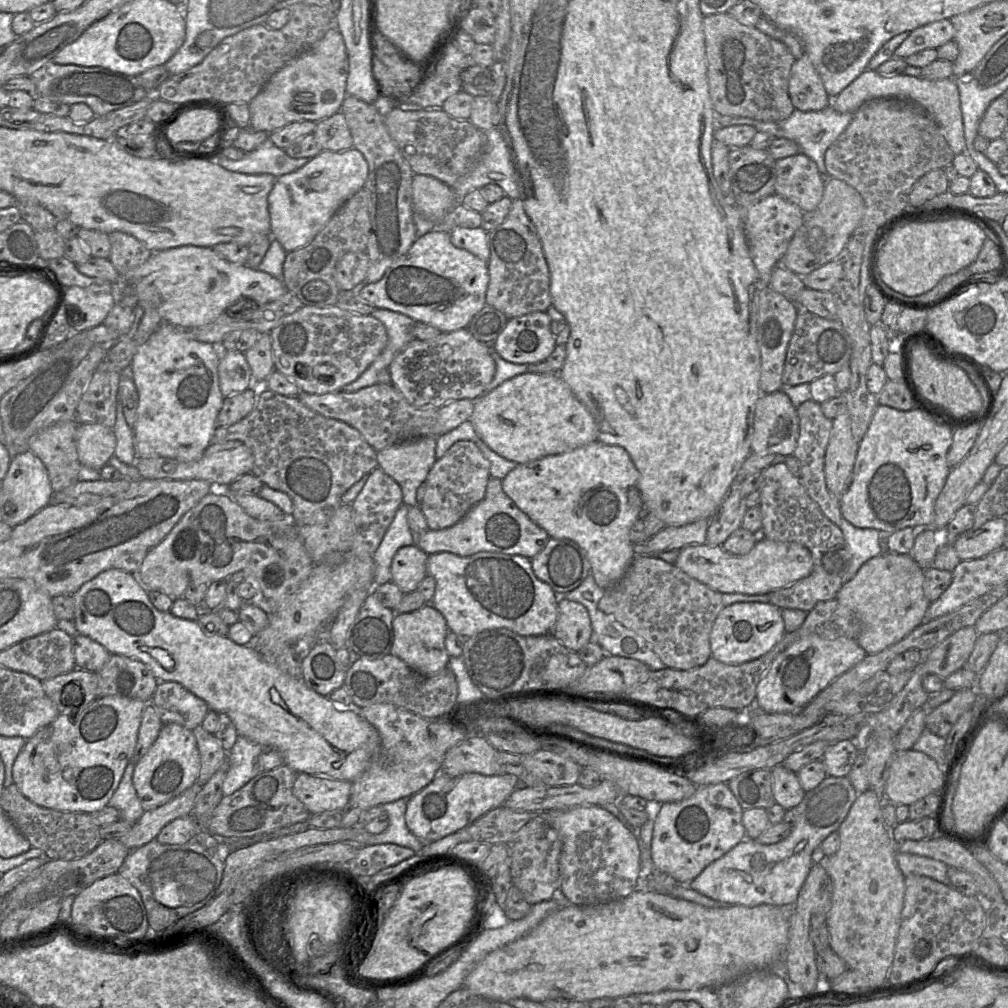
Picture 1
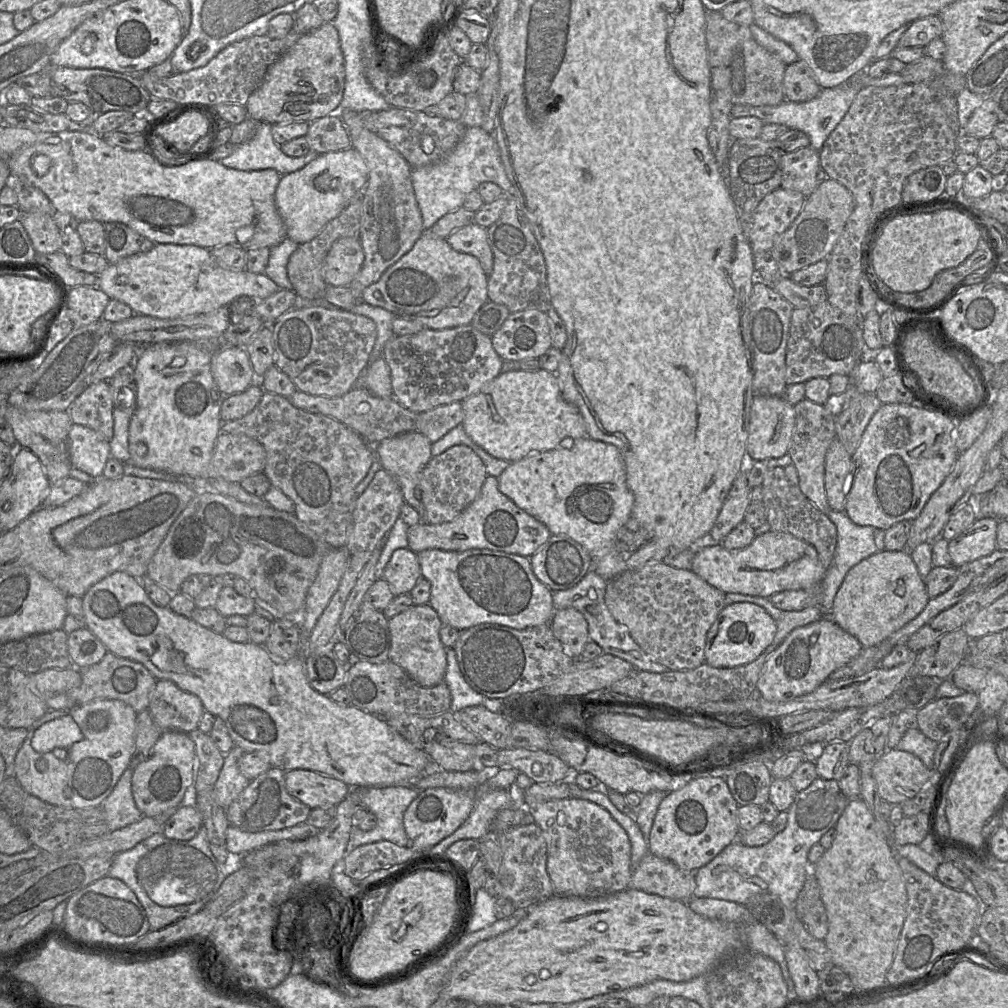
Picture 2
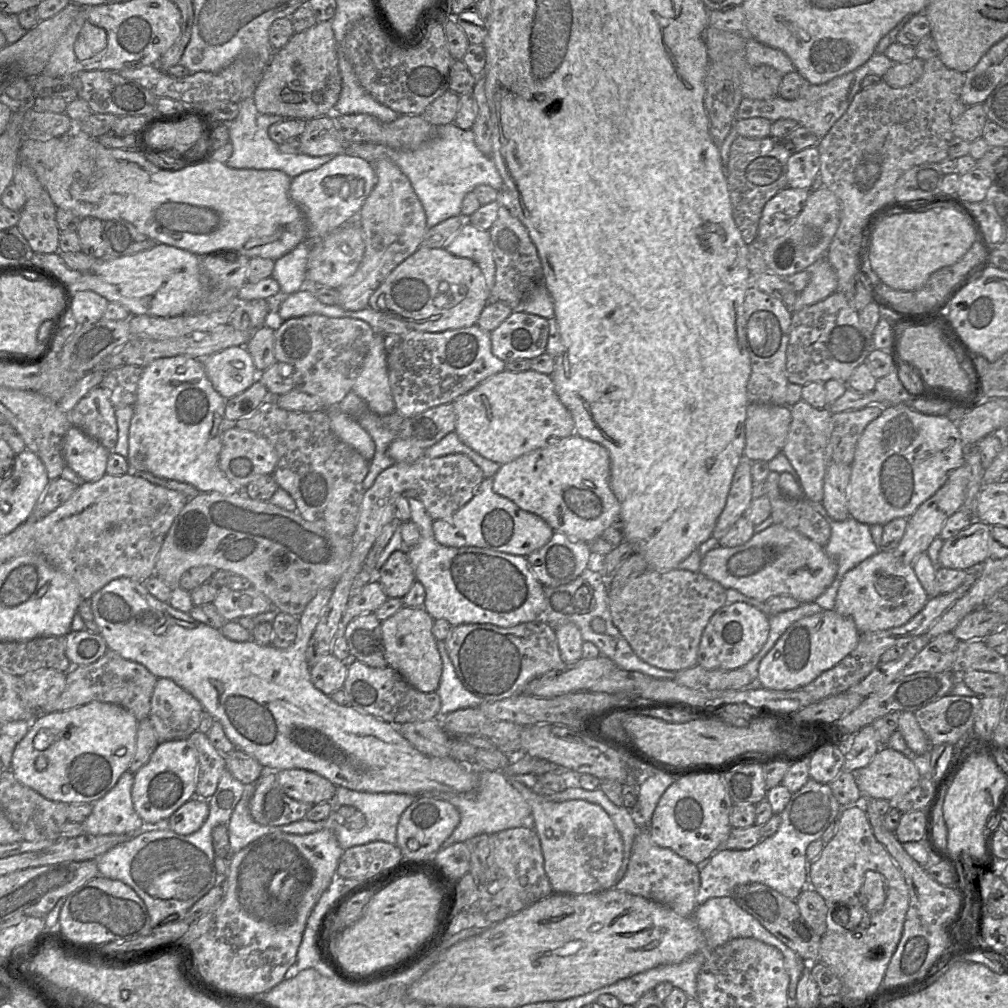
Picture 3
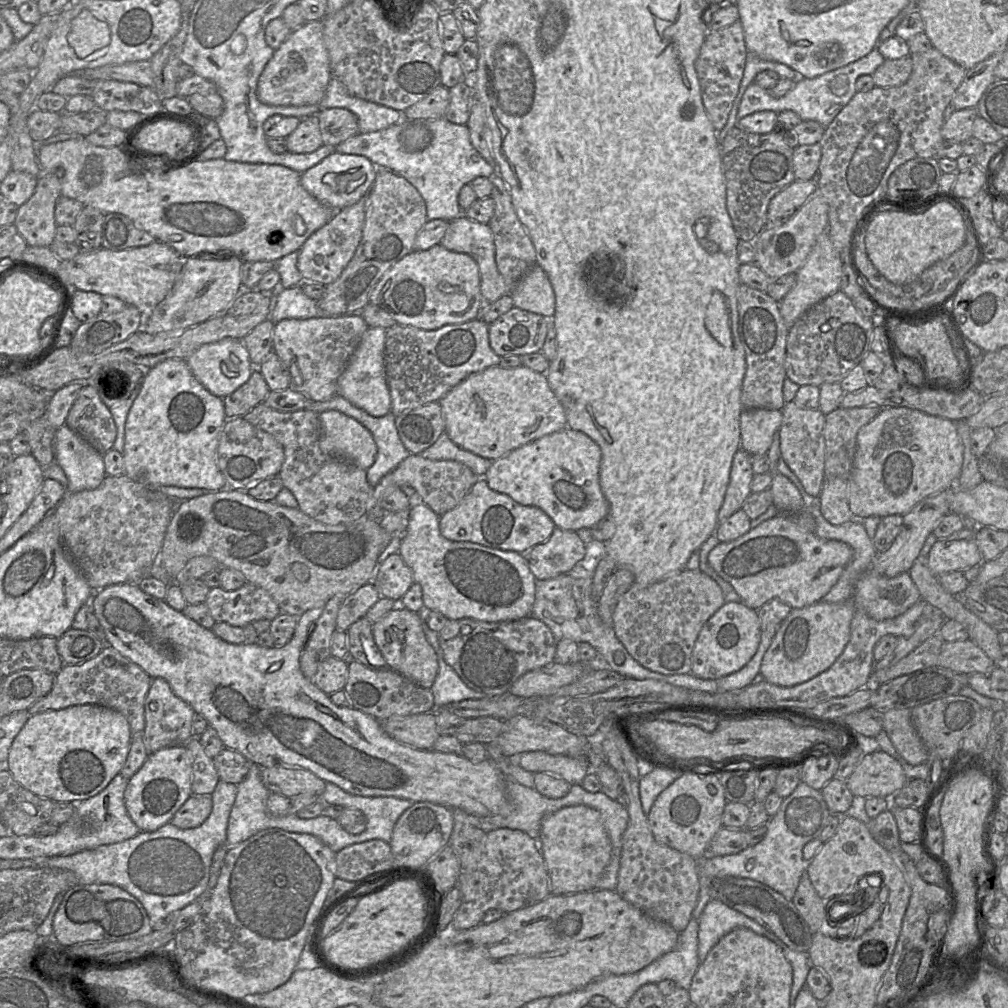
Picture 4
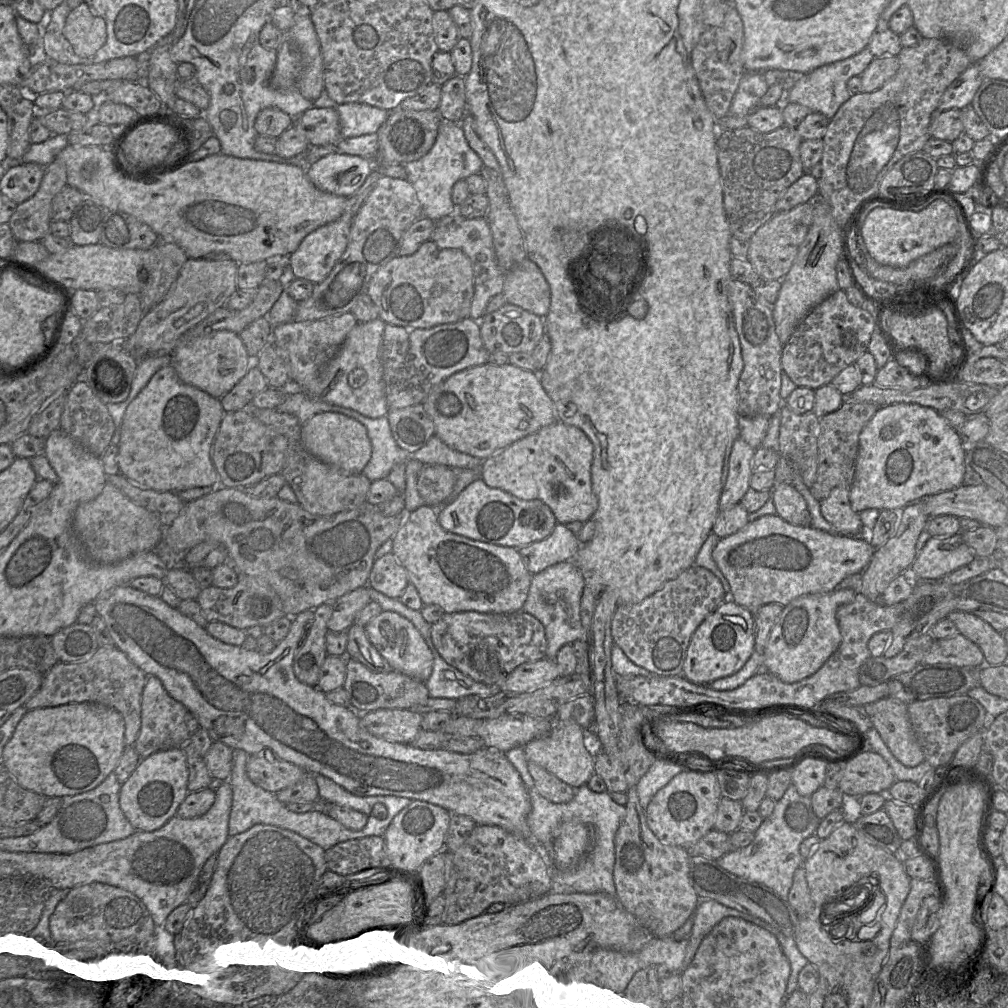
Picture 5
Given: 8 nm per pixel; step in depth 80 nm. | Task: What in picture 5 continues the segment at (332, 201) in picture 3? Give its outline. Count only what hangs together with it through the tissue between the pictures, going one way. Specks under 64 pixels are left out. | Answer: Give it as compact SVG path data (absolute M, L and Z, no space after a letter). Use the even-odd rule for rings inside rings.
M334 152L307 165L310 181L320 190L346 198L352 197L373 171L370 160Z

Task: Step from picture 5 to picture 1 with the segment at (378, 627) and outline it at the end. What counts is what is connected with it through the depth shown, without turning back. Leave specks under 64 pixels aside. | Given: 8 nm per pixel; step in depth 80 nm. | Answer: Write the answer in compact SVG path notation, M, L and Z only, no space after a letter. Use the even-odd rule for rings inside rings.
M431 604L409 612L397 613L392 623L394 639L391 654L400 658L410 668L423 676L435 675L448 668L450 656L445 648L445 638L449 632L443 615Z

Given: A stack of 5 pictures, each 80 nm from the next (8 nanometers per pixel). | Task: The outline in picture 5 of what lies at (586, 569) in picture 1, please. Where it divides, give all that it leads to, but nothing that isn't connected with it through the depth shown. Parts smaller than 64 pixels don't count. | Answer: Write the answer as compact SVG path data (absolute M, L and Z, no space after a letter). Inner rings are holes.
M557 523L545 539L517 549L531 575L555 564L570 561L580 548L576 535L564 524Z

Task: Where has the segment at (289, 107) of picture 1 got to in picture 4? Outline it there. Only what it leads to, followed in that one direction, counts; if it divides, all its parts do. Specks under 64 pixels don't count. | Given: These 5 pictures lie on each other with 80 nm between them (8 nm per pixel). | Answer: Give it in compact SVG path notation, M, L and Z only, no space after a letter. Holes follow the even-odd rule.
M321 21L306 22L291 31L286 40L274 50L261 73L256 94L260 102L270 106L318 105L332 78L330 58L323 37Z

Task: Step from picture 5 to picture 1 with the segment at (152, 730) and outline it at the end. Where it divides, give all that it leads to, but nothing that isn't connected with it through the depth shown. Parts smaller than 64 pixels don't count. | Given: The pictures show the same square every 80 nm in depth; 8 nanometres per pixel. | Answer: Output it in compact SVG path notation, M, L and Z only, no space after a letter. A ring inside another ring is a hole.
M159 681L150 703L156 708L163 724L177 723L191 731L201 725L210 710L204 700L174 681Z

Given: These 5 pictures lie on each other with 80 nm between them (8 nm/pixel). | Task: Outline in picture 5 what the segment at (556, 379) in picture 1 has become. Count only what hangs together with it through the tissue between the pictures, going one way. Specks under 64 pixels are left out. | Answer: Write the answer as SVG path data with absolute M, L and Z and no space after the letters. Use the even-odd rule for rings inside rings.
M487 362L483 365L473 366L456 372L434 386L423 402L421 402L421 404L423 404L425 411L428 413L434 423L436 436L438 436L449 447L459 452L477 457L481 460L487 459L498 451L501 451L502 449L511 445L515 441L529 434L535 433L539 429L558 421L554 403L543 388L537 371L528 371L510 363L505 365L493 365Z

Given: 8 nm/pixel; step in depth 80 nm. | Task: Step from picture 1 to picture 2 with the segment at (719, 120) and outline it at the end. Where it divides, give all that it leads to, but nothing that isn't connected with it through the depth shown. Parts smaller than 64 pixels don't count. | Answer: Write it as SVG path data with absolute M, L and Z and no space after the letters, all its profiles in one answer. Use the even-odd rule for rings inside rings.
M861 73L855 74L846 82L838 86L821 89L815 98L806 102L797 103L784 100L775 106L749 106L735 104L731 109L731 118L757 117L761 119L764 124L780 124L789 129L800 130L809 137L809 147L820 151L825 140L847 113L856 94L862 89L862 87L860 87L860 79Z

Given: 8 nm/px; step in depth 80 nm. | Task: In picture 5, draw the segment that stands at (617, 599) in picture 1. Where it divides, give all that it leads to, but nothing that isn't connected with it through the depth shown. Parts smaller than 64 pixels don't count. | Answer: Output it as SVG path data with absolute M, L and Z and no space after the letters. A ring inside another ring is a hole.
M693 565L659 591L637 604L620 604L612 618L611 634L615 645L636 665L659 676L682 675L692 635L716 608L725 602L726 593L720 580L709 570Z

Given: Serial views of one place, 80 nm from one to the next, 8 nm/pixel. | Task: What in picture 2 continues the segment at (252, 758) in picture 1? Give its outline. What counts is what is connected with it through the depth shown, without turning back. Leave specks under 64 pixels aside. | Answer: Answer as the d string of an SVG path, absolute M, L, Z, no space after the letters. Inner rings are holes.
M238 747L233 748L224 755L224 763L214 785L214 794L217 804L226 809L250 783L239 770L238 761L244 751Z

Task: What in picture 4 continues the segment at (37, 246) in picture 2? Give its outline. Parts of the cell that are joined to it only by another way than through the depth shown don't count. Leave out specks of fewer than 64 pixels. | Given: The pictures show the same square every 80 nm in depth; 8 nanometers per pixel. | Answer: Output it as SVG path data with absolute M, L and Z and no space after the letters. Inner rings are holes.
M41 173L33 195L18 208L14 225L27 246L50 247L55 240L55 206L61 196L56 173Z

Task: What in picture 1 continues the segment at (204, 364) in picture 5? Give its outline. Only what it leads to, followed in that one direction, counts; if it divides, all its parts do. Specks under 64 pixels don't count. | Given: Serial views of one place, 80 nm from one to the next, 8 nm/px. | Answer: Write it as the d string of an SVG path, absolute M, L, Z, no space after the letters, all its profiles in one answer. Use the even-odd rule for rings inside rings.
M222 351L218 364L219 387L223 397L243 392L252 386L252 373L245 353Z

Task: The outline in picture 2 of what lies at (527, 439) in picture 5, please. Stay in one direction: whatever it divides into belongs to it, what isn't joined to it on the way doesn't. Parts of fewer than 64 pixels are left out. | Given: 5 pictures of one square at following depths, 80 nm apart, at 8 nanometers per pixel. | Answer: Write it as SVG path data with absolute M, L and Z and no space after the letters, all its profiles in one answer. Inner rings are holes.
M583 437L572 440L572 443L567 442L563 446L558 446L554 449L533 452L526 457L509 463L508 467L498 477L498 486L501 493L506 495L513 503L515 503L520 509L526 513L535 517L542 522L551 532L555 535L566 535L580 544L590 555L592 559L592 569L602 579L609 581L615 578L621 572L626 569L626 555L622 554L617 549L617 532L618 530L632 517L632 508L634 505L634 496L627 486L626 482L626 467L620 450L611 443L605 443L603 441L594 440L590 437Z

